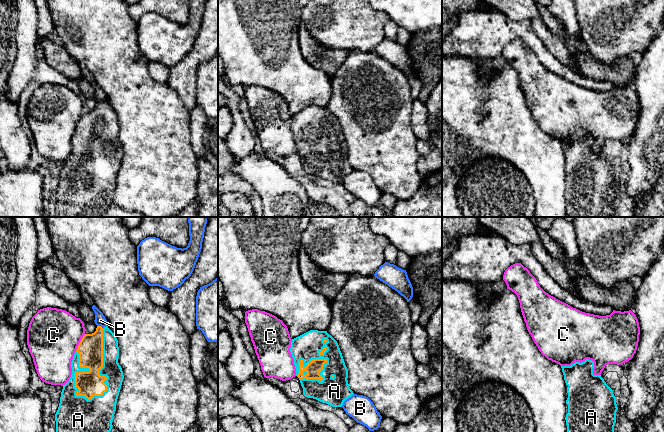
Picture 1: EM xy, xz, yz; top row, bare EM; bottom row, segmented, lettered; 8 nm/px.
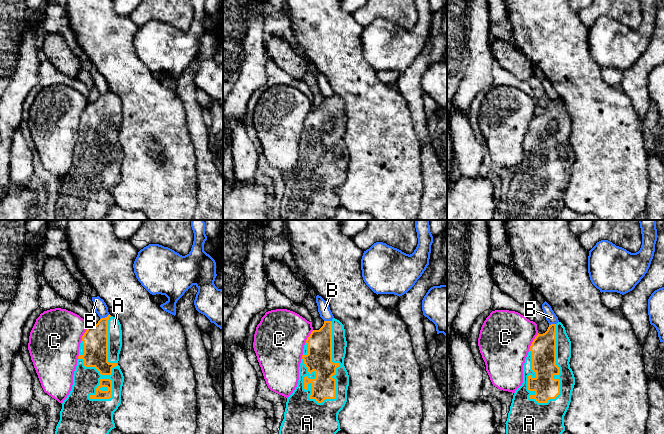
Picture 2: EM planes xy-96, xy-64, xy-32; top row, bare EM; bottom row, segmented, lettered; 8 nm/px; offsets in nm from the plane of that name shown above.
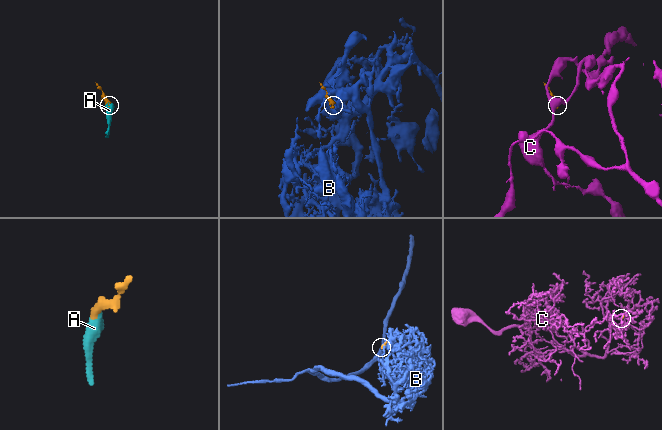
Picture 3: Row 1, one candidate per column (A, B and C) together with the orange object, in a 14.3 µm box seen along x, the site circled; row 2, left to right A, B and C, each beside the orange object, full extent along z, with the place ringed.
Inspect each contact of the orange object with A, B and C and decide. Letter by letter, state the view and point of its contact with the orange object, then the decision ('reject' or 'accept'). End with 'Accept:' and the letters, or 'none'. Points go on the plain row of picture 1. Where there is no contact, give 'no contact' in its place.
A: contact xy (99, 145); accept
B: contact xy (100, 102); reject
C: contact xy (80, 118); reject
Accept: A

